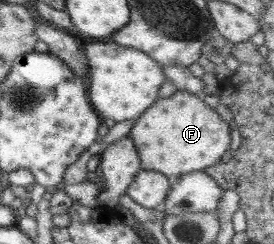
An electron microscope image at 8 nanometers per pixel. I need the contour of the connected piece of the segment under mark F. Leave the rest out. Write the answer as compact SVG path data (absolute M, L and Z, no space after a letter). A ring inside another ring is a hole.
M176 91L169 98L158 98L137 120L129 131L130 137L136 146L143 170L154 170L174 179L185 173L204 171L207 166L217 164L221 156L227 152L231 144L229 125L223 118L203 102L202 96L193 96L187 92Z

